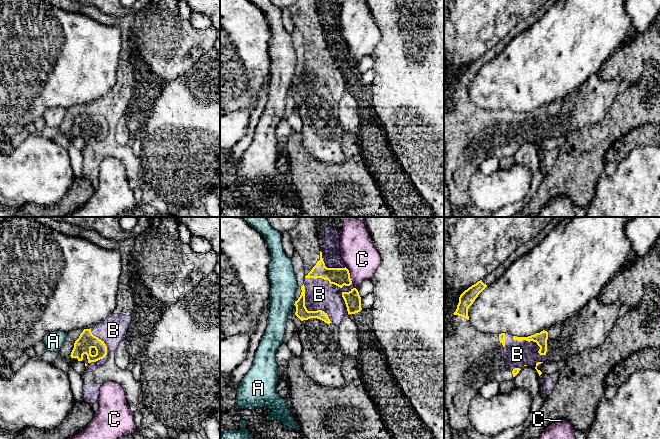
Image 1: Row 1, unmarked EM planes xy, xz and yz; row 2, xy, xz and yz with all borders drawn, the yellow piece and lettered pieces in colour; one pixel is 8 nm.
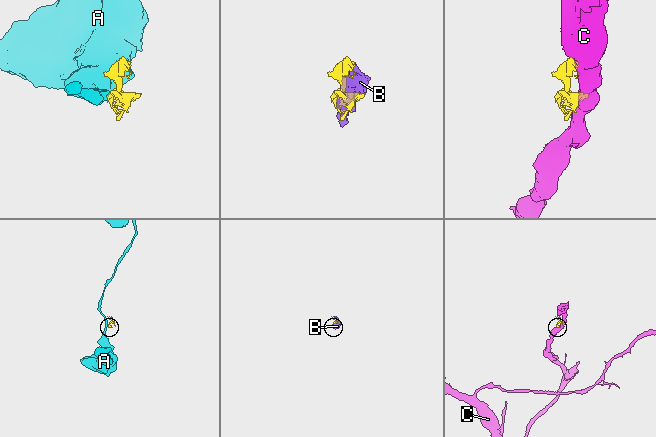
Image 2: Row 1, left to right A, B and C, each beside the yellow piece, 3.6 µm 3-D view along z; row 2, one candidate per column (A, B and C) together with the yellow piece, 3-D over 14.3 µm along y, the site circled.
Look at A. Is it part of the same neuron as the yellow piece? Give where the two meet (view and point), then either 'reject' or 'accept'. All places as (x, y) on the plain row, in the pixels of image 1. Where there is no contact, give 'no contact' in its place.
contact xz (295, 79); reject

